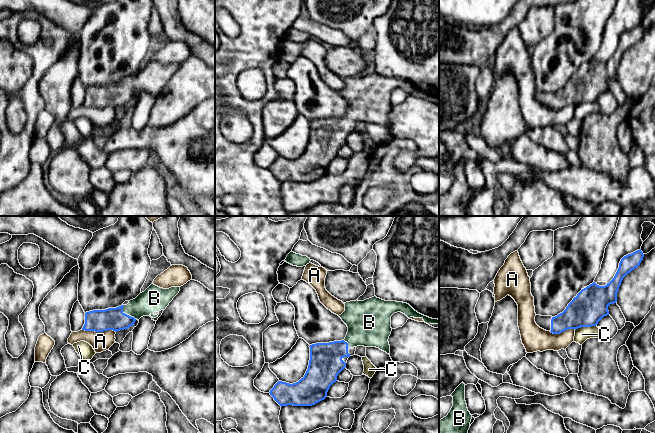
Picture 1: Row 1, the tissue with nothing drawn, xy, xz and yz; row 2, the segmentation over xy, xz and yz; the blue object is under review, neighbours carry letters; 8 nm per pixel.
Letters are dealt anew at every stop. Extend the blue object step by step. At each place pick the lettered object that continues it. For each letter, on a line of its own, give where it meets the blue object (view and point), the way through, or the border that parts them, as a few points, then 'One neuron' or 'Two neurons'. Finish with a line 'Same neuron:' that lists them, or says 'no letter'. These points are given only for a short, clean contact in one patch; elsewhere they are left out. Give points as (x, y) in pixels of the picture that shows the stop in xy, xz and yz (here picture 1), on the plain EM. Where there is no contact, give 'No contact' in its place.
A: Touches blue at xy (99, 107). Two neurons
B: Touches blue at xy (126, 90). Path across: xy (114, 95), (121, 94), (126, 90), (153, 75). One neuron
C: Touches blue at yz (585, 102). Two neurons
Same neuron: B

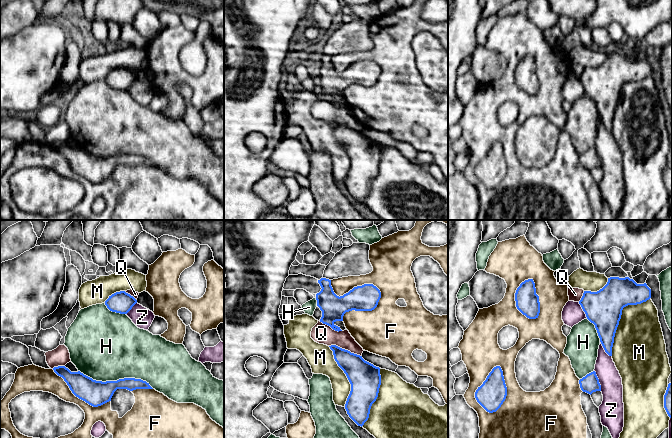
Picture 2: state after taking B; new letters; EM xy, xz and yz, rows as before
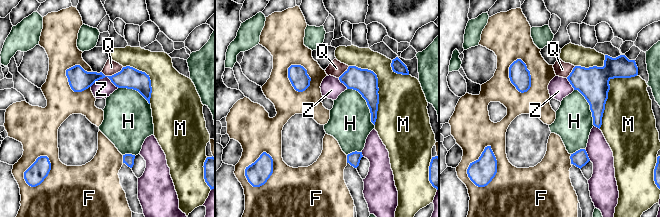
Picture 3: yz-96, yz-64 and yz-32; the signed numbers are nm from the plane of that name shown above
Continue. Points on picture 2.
F: Touches blue at xz (354, 63). Two neurons
H: Touches blue at xy (116, 157). Two neurons
M: Touches blue at yz (620, 94). Two neurons
Q: Touches blue at xz (344, 125). Two neurons
Z: Touches blue at yz (598, 156). Two neurons
Same neuron: no letter

